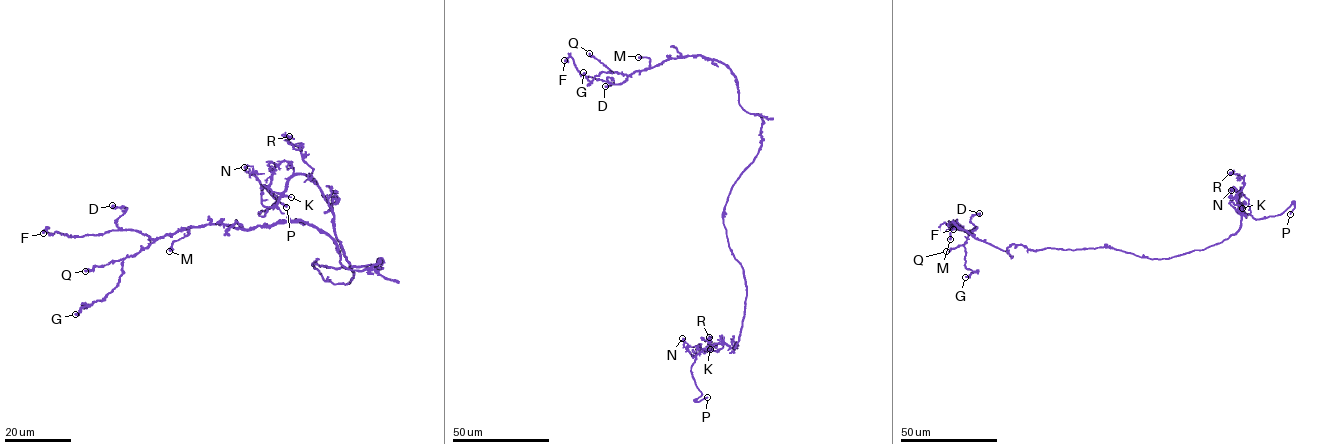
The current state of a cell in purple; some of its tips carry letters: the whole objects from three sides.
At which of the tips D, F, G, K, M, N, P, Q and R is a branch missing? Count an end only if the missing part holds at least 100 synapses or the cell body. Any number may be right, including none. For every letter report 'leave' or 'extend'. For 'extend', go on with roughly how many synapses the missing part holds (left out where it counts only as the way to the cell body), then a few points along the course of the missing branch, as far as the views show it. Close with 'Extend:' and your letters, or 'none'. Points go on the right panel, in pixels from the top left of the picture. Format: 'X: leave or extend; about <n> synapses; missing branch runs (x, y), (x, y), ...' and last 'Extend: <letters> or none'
D: leave
F: leave
G: leave
K: leave
M: leave
N: leave
P: extend
Q: leave
R: leave
Extend: P

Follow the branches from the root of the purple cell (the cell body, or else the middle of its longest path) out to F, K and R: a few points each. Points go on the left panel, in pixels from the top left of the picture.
F: (340, 267), (379, 269), (381, 259), (349, 270), (303, 221), (155, 238), (43, 233)
K: (340, 267), (313, 265), (334, 284), (354, 276), (319, 185), (296, 174), (283, 193), (291, 197)
R: (340, 267), (314, 267), (334, 284), (346, 284), (354, 276), (334, 231), (332, 208), (289, 136)

